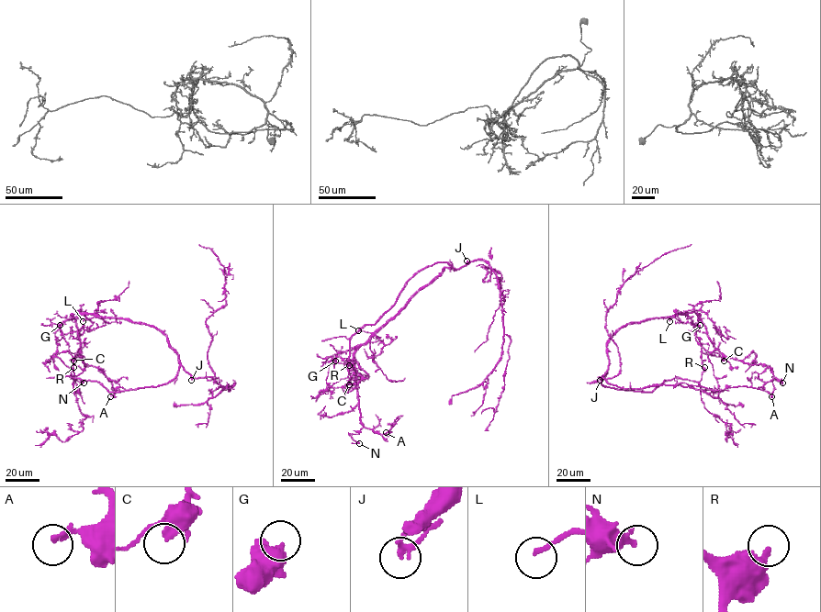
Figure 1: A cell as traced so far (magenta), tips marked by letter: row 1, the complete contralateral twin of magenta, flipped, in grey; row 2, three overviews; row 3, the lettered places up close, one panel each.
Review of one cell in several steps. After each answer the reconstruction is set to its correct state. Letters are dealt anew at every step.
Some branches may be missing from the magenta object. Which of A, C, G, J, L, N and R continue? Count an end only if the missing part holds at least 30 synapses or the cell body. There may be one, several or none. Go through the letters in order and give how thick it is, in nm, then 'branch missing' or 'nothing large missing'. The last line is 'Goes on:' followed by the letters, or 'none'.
A: calibre 200 nm; nothing large missing
C: calibre 360 nm; nothing large missing
G: calibre 480 nm; nothing large missing
J: calibre 170 nm; nothing large missing
L: calibre 150 nm; nothing large missing
N: calibre 360 nm; nothing large missing
R: calibre 440 nm; nothing large missing
Goes on: none

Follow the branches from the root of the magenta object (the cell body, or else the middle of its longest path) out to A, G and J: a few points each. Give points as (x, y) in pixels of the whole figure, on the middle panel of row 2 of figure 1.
A: (454, 269), (445, 268), (422, 286), (354, 354), (352, 365), (360, 422), (375, 432), (386, 432)
G: (454, 269), (436, 262), (419, 270), (388, 309), (352, 337), (350, 361), (331, 362), (331, 356), (335, 361)
J: (454, 269), (460, 269), (466, 261)

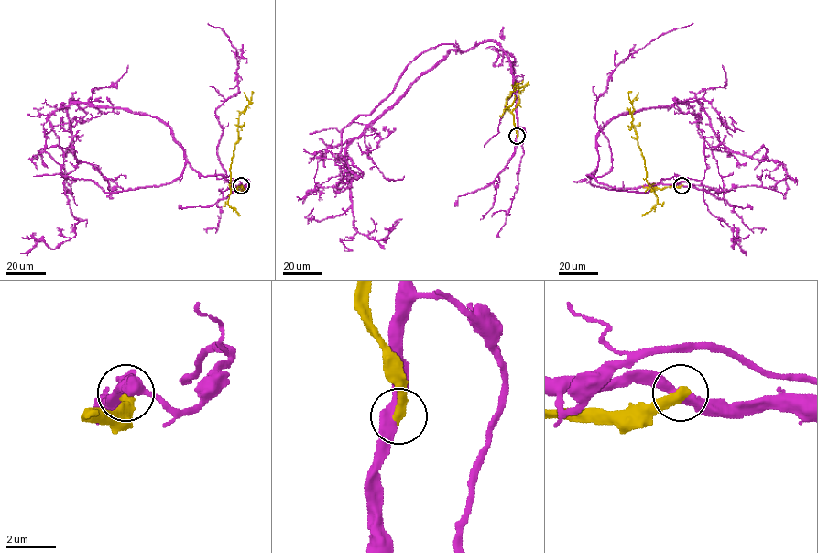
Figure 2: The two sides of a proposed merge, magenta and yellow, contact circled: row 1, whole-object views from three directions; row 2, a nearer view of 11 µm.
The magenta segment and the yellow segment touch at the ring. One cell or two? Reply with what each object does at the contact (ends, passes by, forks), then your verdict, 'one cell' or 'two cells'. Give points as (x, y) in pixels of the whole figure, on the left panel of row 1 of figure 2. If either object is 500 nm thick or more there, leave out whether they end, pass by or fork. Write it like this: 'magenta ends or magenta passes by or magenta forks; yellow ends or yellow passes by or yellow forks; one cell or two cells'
magenta passes by; yellow ends; two cells

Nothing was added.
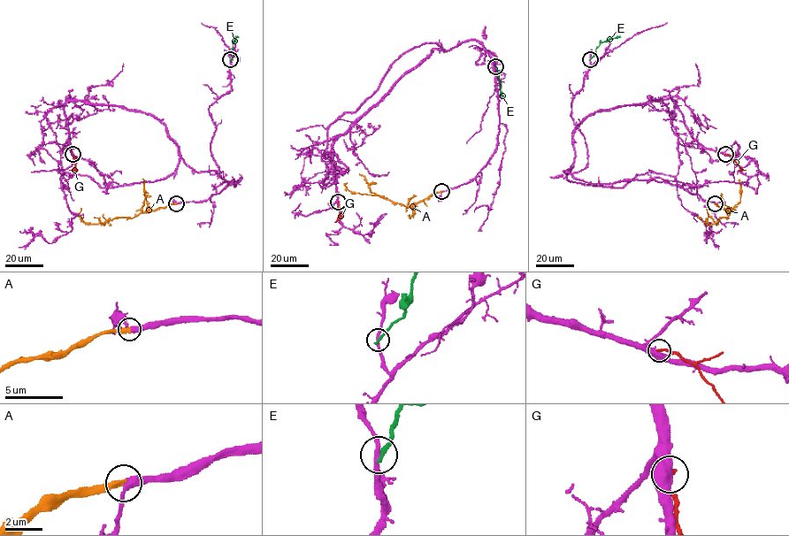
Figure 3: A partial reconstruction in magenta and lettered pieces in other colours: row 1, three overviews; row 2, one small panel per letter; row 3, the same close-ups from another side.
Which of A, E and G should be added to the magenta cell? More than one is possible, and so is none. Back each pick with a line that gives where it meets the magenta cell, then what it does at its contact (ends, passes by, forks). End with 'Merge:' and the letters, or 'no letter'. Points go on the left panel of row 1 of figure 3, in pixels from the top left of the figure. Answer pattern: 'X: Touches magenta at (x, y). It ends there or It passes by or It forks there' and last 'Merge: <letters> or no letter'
A: Touches magenta at (176, 203). It ends there
Merge: A

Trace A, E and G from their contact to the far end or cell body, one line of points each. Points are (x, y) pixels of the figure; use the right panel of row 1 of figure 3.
A: (715, 203), (730, 212), (726, 218), (719, 218), (717, 224), (708, 215), (707, 209)
E: (589, 59), (601, 42), (620, 36)
G: (725, 154), (739, 168), (746, 170)

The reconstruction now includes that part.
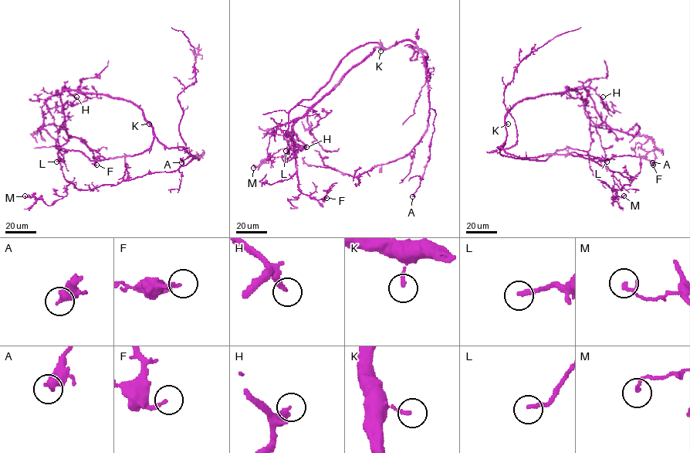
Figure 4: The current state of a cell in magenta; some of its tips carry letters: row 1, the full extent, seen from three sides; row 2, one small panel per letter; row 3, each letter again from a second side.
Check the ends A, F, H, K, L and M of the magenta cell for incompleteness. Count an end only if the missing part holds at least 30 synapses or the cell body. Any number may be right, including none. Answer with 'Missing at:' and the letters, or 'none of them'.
Missing at: H, L

